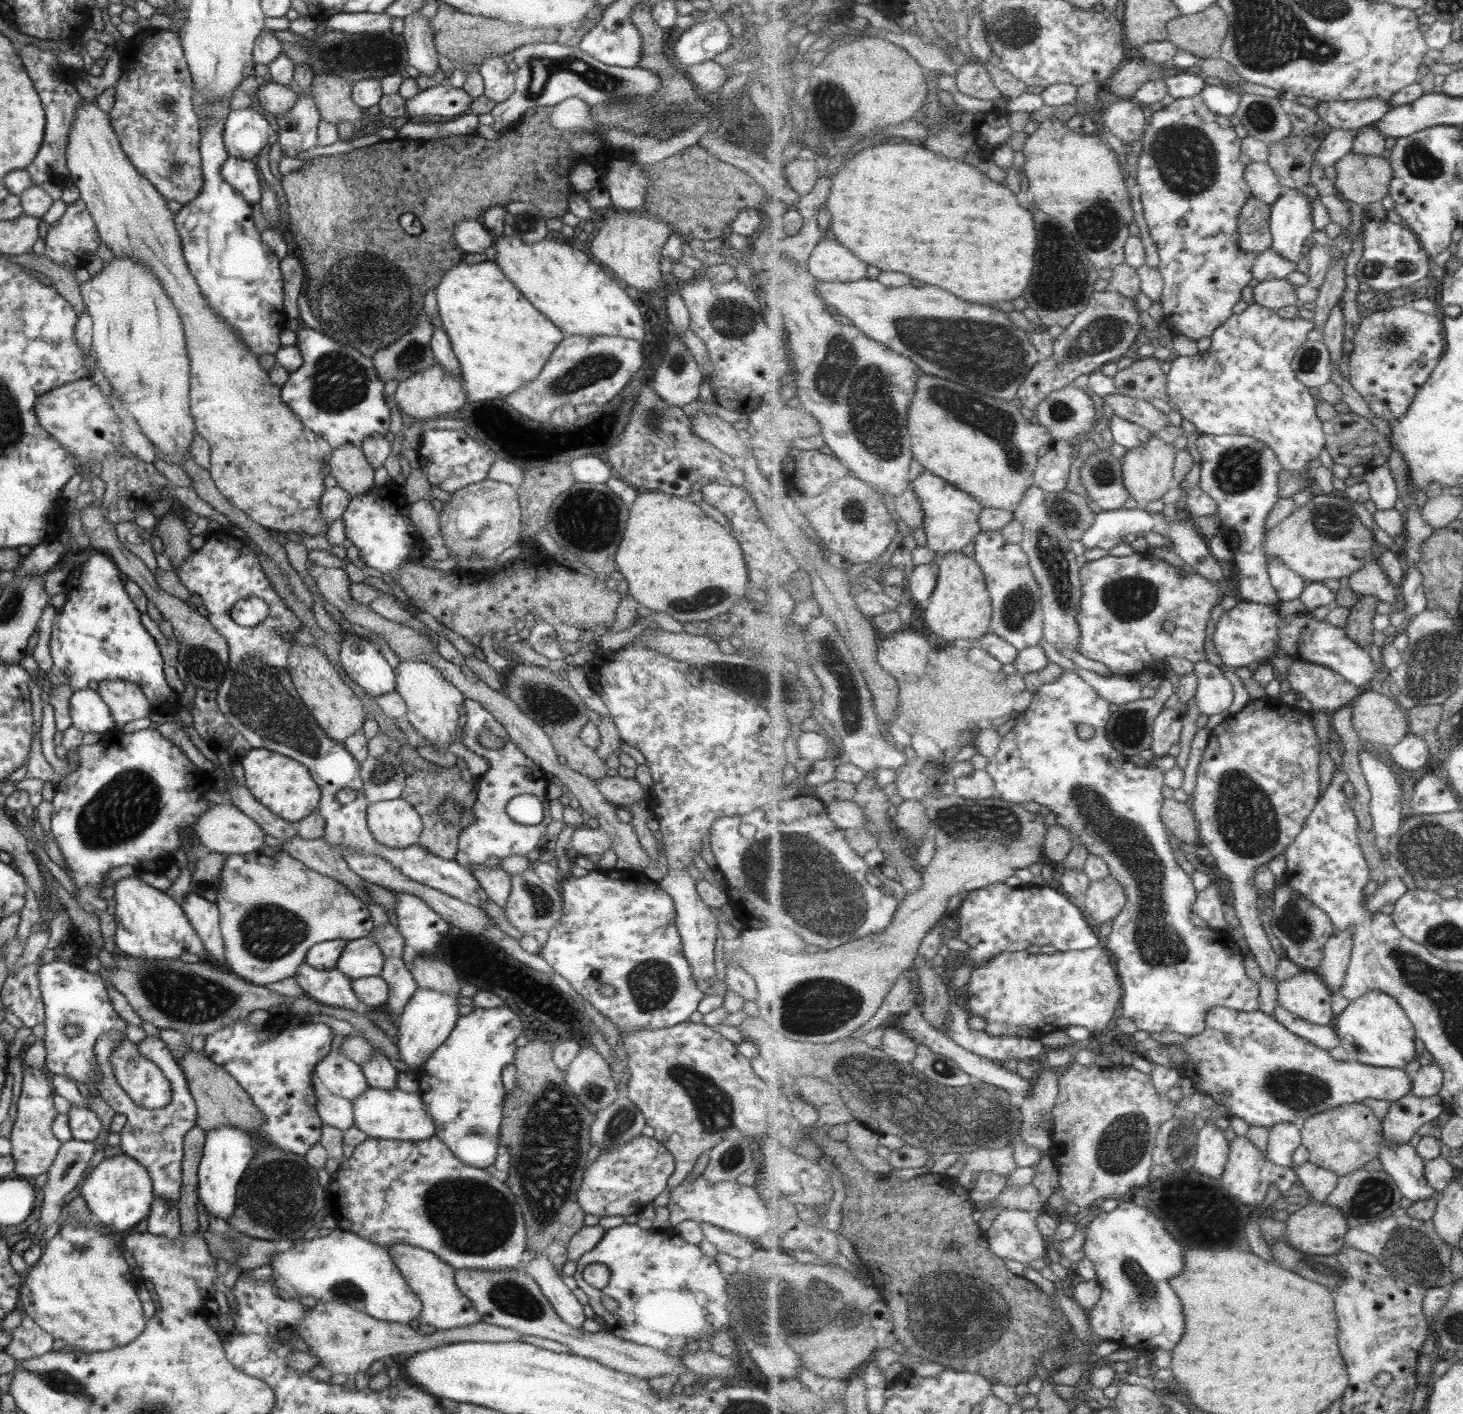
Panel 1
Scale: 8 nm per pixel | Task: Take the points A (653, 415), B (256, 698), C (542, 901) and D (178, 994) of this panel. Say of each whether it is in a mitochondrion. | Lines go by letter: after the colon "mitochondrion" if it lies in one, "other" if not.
A: mitochondrion
B: mitochondrion
C: mitochondrion
D: mitochondrion

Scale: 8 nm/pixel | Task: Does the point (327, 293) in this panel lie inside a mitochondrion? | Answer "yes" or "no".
yes

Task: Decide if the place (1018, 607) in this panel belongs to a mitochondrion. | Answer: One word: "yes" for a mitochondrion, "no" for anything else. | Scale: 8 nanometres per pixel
yes

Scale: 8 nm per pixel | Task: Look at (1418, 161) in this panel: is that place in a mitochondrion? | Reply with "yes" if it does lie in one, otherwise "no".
yes

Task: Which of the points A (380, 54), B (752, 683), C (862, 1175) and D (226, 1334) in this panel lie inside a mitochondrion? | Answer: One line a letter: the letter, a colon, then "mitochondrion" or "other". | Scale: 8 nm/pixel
A: mitochondrion
B: mitochondrion
C: other
D: other

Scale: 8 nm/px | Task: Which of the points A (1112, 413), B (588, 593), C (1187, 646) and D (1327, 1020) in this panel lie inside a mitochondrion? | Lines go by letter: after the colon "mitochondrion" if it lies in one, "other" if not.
A: other
B: other
C: other
D: other

